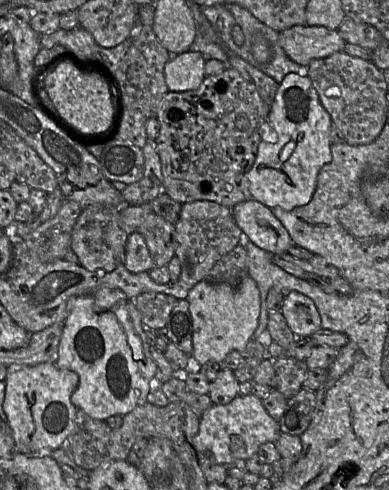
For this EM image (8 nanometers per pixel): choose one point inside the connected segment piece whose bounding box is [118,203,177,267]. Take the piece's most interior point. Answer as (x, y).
(160, 236)

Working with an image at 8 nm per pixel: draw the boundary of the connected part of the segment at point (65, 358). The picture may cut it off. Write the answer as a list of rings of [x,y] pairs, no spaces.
[[[117,288],[100,289],[93,294],[70,298],[55,365],[60,369],[74,371],[78,375],[78,385],[71,395],[71,402],[77,409],[83,410],[94,419],[105,421],[114,415],[124,416],[147,402],[148,394],[155,382],[156,364],[134,299],[128,298]]]

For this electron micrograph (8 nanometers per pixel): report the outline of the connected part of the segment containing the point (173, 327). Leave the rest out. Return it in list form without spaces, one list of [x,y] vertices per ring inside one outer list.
[[[178,299],[166,326],[168,341],[190,356],[193,351],[193,326],[187,299]]]

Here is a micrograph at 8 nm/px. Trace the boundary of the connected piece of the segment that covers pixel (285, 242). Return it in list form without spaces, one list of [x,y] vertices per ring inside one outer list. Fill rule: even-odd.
[[[252,198],[236,204],[231,210],[243,232],[243,240],[246,238],[271,254],[287,253],[294,243],[271,208],[261,202]]]

